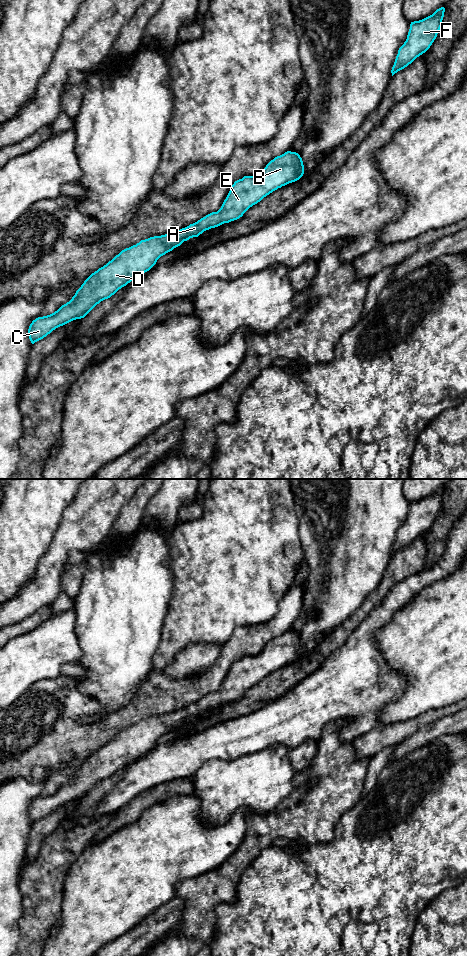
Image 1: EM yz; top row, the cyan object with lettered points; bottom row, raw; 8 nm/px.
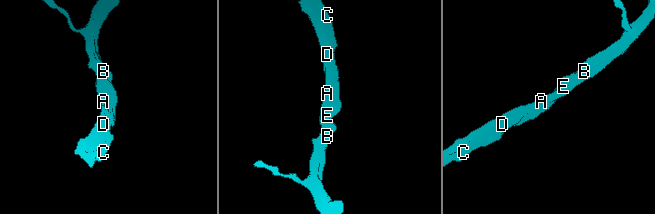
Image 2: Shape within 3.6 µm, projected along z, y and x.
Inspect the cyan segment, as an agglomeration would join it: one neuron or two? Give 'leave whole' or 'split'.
leave whole

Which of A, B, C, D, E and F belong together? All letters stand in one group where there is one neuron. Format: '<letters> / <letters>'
A B C D E F

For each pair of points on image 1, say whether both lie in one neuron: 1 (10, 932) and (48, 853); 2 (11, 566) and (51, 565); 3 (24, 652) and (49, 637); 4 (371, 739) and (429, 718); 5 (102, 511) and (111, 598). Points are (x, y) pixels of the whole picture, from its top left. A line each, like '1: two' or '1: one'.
1: two
2: two
3: one
4: one
5: two

